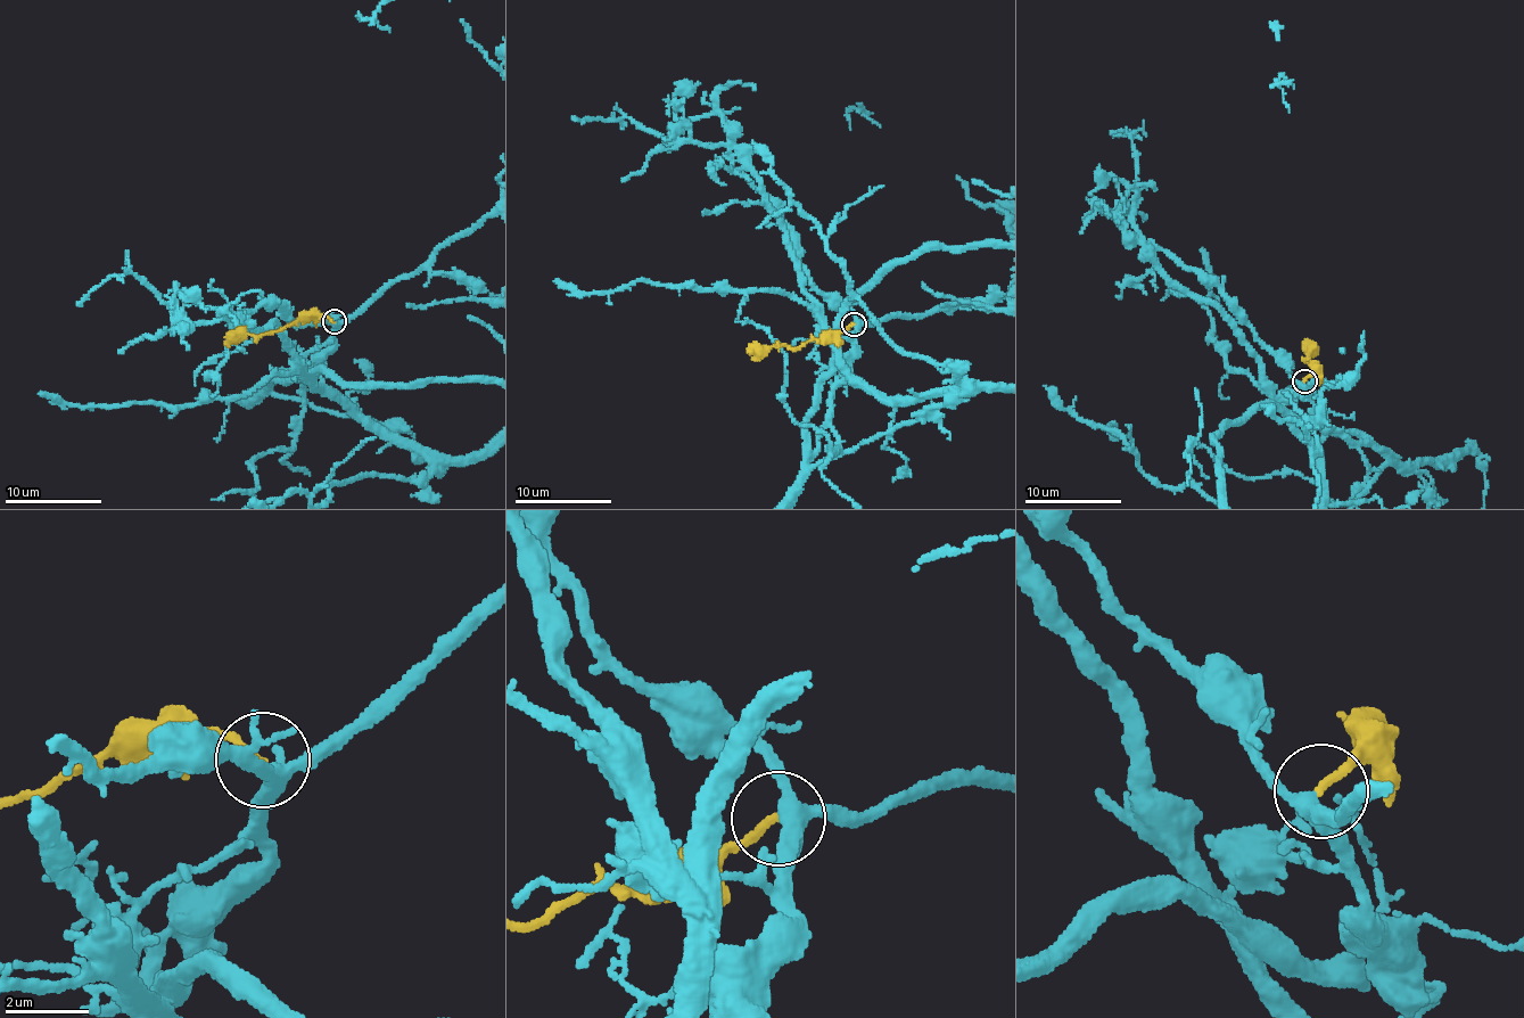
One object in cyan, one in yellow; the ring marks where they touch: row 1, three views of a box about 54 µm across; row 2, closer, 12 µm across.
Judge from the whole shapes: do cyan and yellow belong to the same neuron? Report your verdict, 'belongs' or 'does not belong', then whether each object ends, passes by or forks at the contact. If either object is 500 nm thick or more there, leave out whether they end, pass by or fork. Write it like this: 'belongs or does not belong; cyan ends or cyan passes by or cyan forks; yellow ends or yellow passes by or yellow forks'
belongs; cyan forks; yellow ends

